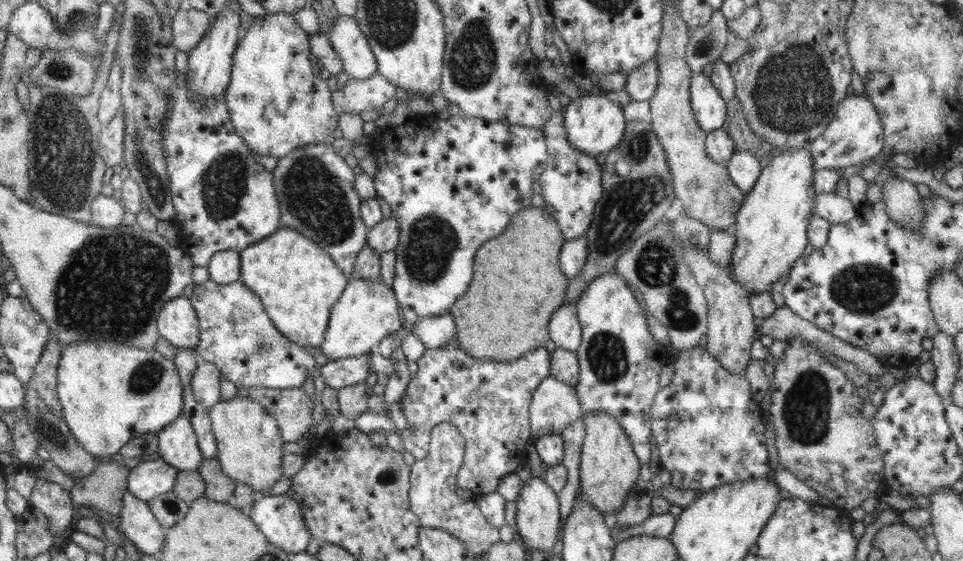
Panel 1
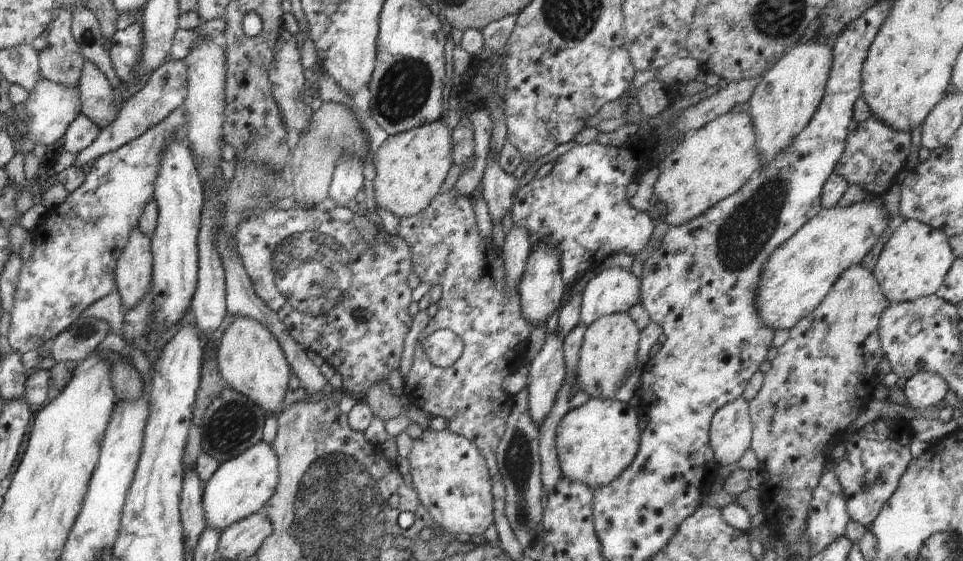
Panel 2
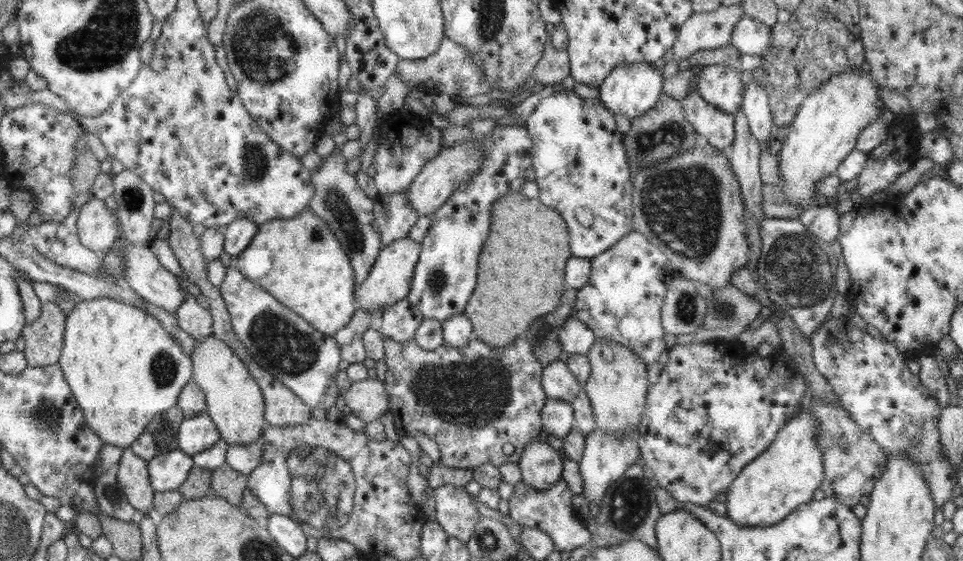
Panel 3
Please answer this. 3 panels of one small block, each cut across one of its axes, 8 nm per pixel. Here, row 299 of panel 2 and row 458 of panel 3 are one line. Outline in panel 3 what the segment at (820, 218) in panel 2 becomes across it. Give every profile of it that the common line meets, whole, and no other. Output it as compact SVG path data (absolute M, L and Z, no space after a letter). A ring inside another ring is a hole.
M810 409L801 410L783 425L771 446L738 473L726 490L726 517L742 525L772 526L812 500L824 476L824 456L816 443L818 421L814 418Z

